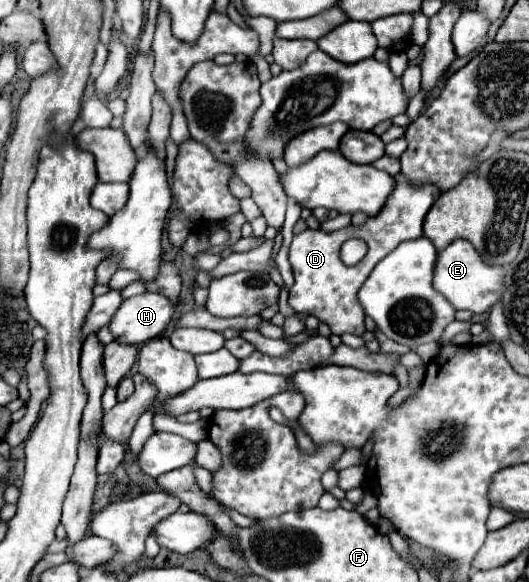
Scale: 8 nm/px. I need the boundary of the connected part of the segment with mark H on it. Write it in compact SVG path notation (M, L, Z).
M142 293L126 299L110 321L110 331L120 343L144 343L158 337L174 319L176 303L162 293Z

